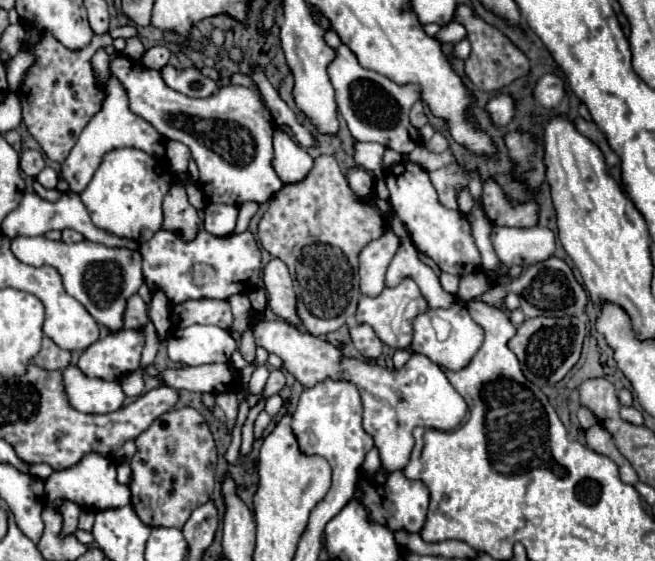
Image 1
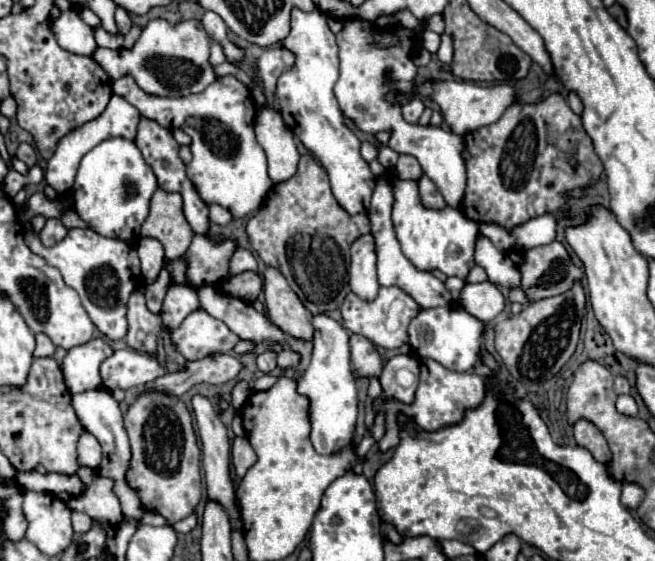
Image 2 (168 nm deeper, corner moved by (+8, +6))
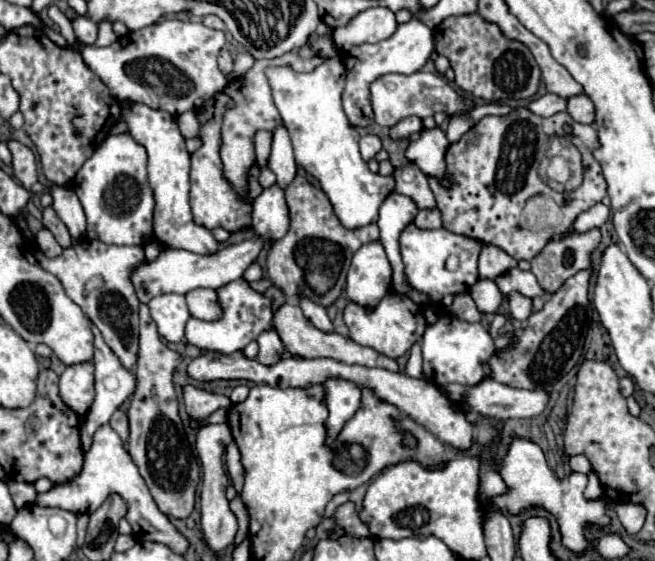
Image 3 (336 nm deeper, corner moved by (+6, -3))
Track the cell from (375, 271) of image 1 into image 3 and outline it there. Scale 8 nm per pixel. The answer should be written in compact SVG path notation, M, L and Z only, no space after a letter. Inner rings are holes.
M379 241L359 247L347 271L347 297L361 307L375 307L391 291L391 263Z

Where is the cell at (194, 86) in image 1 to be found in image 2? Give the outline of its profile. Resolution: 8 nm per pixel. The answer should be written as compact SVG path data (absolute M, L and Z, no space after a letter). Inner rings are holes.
M151 20L131 50L97 48L93 60L103 66L111 80L131 74L147 94L177 98L203 92L215 80L213 66L209 64L209 46L211 40L197 20L179 22L175 26L167 20Z

